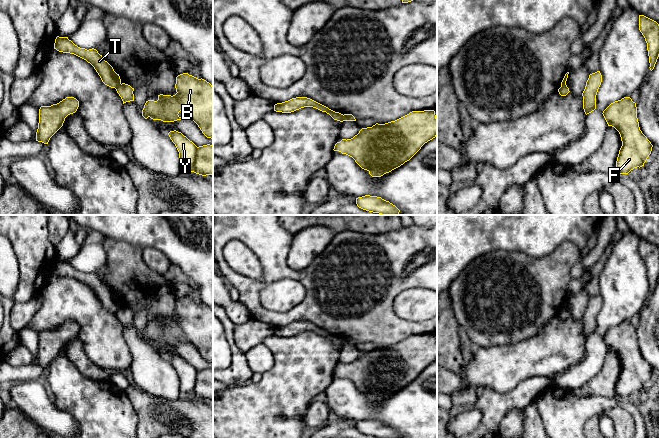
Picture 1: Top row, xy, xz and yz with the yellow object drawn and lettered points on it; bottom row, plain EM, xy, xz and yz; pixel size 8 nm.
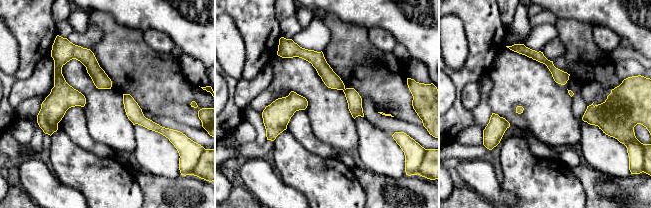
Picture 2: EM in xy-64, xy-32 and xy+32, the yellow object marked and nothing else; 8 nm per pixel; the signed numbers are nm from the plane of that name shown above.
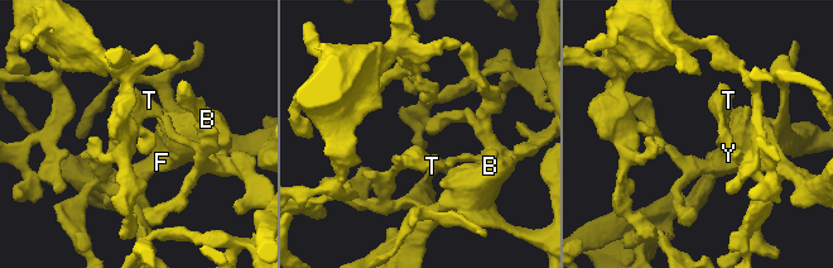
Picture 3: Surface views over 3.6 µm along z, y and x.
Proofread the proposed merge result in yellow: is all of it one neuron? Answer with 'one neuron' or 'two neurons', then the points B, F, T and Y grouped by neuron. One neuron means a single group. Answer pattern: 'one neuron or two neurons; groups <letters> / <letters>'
two neurons; groups B F T / Y

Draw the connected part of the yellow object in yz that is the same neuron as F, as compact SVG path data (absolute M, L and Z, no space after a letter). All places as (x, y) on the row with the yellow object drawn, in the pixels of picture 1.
M624 97L611 103L602 114L608 126L614 127L621 137L617 173L628 174L634 168L644 166L653 145L640 130L636 103L630 97Z

